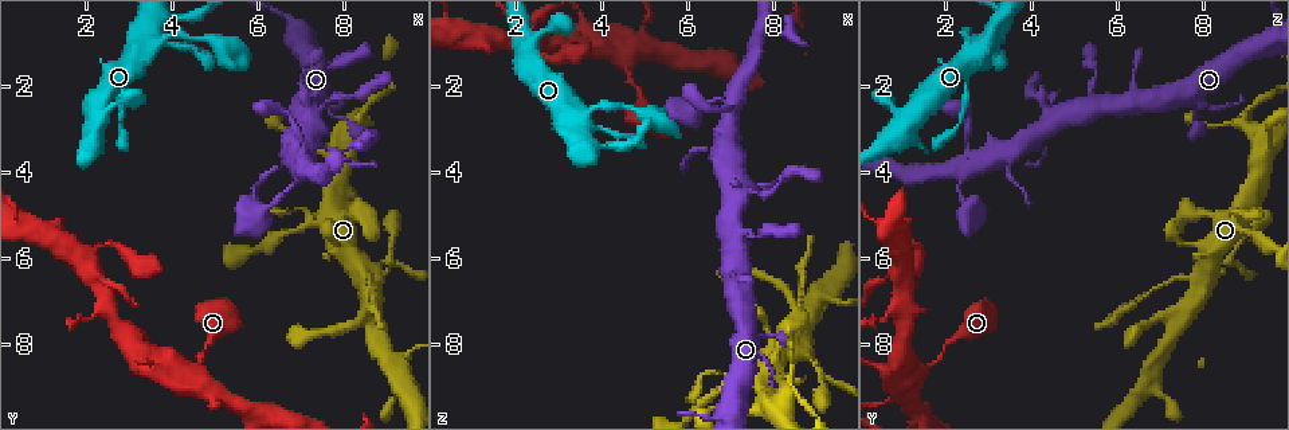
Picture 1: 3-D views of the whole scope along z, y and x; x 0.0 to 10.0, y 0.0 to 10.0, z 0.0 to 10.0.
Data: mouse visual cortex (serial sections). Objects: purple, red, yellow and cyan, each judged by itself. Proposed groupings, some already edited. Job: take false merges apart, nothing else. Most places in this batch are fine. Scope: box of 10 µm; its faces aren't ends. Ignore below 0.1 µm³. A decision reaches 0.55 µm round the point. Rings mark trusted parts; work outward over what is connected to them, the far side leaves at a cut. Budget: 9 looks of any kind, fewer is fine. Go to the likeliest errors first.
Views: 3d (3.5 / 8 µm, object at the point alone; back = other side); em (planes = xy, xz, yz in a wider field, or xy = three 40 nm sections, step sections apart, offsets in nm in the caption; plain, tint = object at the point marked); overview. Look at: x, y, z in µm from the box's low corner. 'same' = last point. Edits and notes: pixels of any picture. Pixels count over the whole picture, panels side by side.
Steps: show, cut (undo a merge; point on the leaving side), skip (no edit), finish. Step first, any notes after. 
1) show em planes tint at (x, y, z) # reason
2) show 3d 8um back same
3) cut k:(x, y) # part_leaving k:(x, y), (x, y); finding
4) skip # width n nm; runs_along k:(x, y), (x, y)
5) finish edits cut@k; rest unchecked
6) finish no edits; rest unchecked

show 3d 3.5um at (8.40, 2.85, 9.00) # abrupt turn

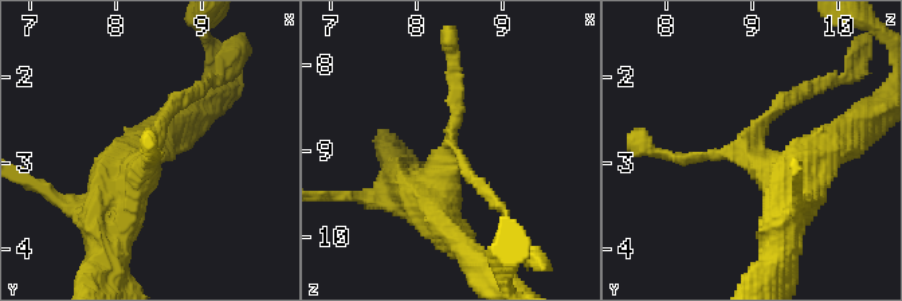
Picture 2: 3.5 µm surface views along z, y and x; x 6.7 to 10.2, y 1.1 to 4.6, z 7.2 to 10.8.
show em planes tint at (8.40, 2.90, 8.95)

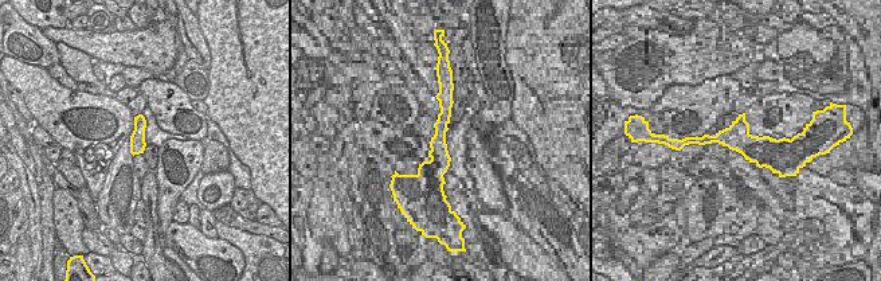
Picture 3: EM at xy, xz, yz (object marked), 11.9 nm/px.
show em xy step 5 tint same # another direction

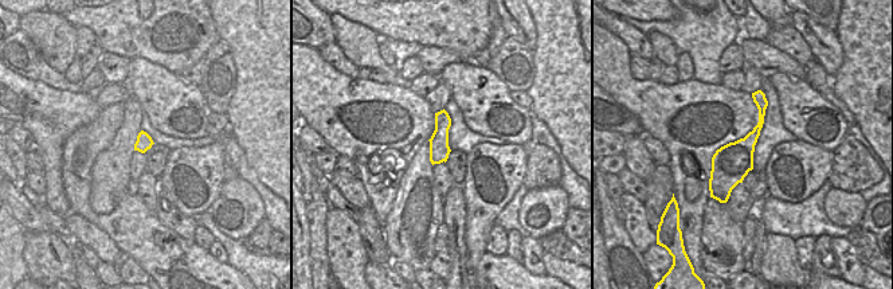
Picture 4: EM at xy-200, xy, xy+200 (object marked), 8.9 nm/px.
skip # all the same cell

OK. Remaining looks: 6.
show 3d 3.5um at (2.10, 6.25, 1.00) # four or more arms meet

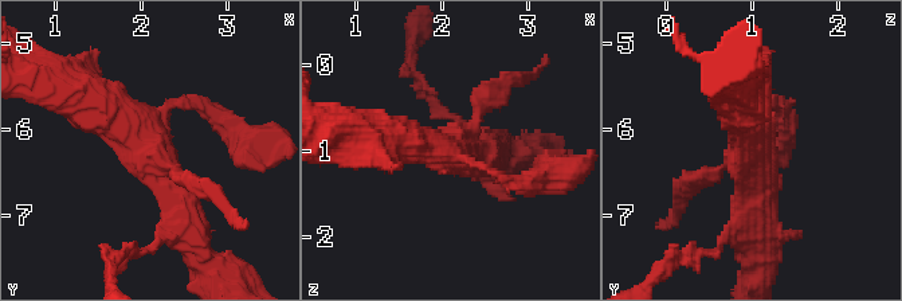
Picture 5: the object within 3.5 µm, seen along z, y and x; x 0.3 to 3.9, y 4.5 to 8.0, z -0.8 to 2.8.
show em xy step 1 tint at (2.05, 6.20, 1.00)

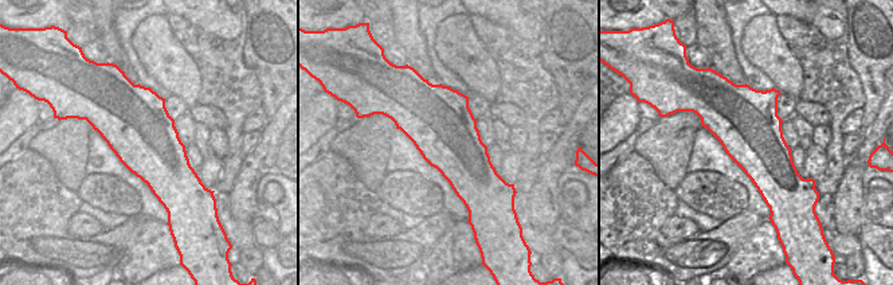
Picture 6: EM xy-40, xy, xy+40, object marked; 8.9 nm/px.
show em xy step 2 tint same # another direction

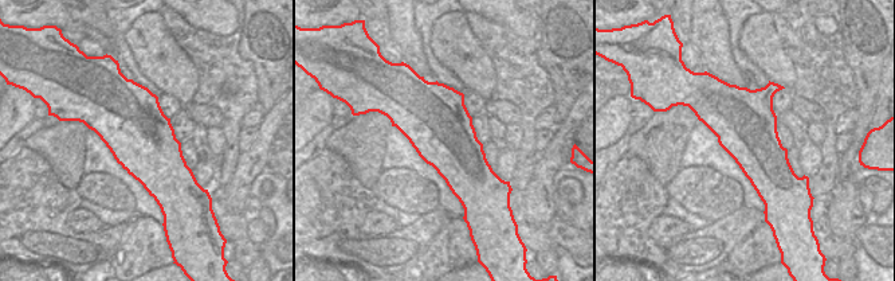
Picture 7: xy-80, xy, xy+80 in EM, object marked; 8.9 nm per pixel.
skip # width 600 nm; runs_along 5:(185, 222), (165, 168), (74, 93); all the same cell

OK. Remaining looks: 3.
show 3d 3.5um at (8.60, 6.55, 8.05) # three arms meet

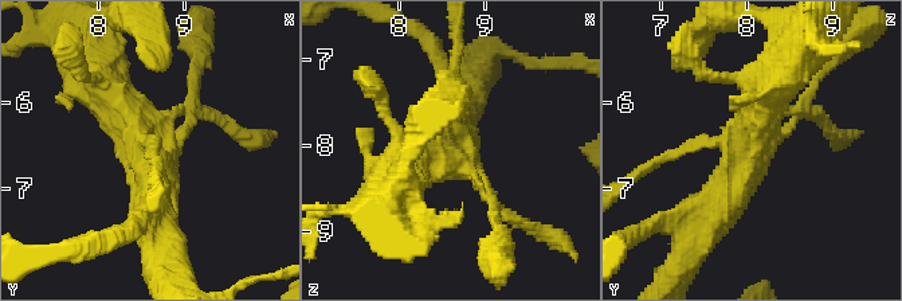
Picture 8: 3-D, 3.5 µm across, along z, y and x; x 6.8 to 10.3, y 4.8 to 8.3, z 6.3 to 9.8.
show em xy step 3 tint at (8.60, 6.50, 8.10)

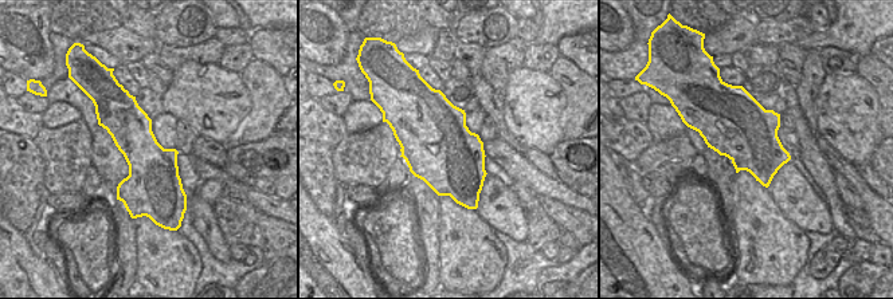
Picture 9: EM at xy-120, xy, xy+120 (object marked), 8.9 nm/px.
skip # runs_along 8:(776, 75), (756, 151), (708, 225); all the same cell

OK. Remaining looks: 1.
finish no edits; rest unchecked

